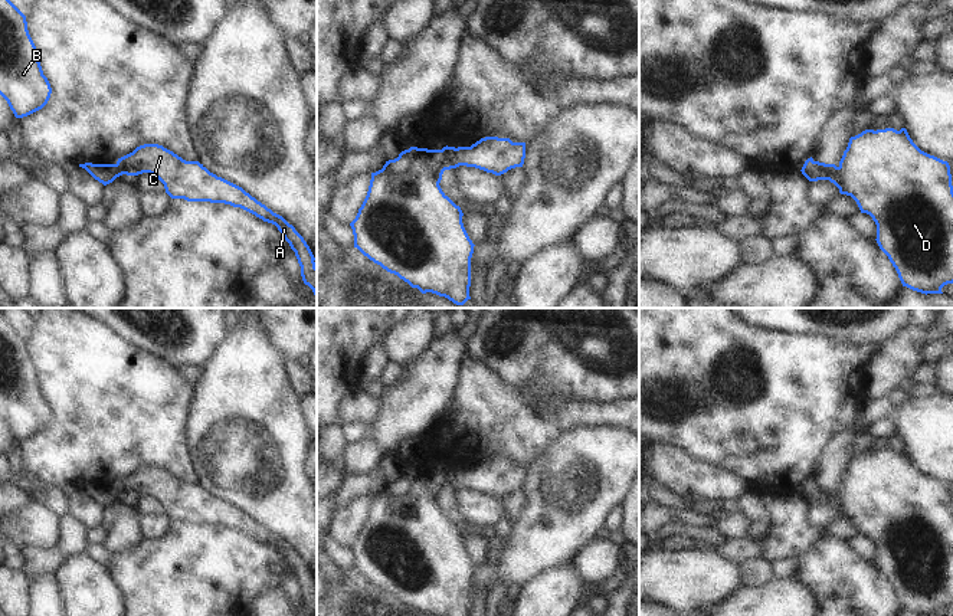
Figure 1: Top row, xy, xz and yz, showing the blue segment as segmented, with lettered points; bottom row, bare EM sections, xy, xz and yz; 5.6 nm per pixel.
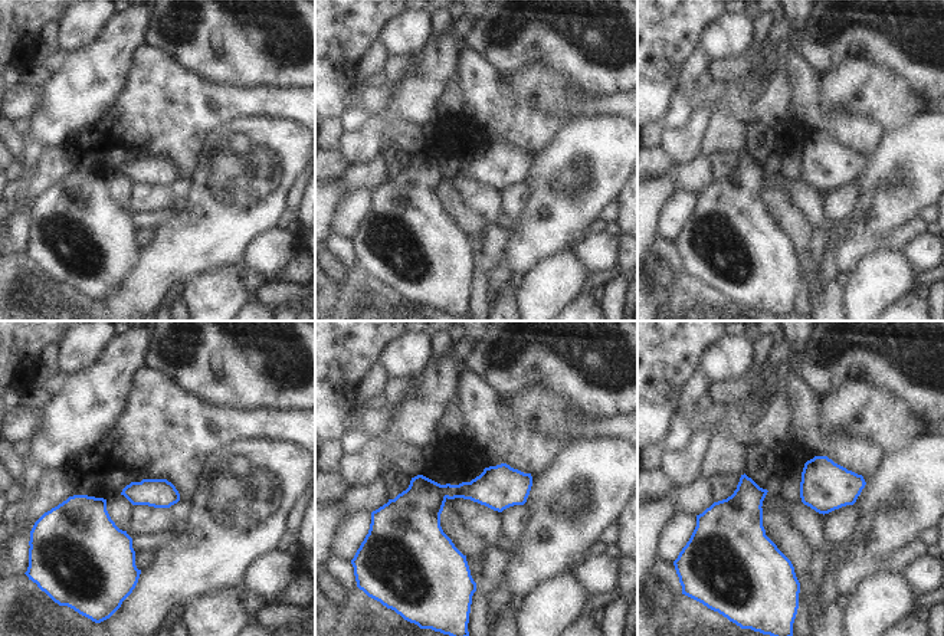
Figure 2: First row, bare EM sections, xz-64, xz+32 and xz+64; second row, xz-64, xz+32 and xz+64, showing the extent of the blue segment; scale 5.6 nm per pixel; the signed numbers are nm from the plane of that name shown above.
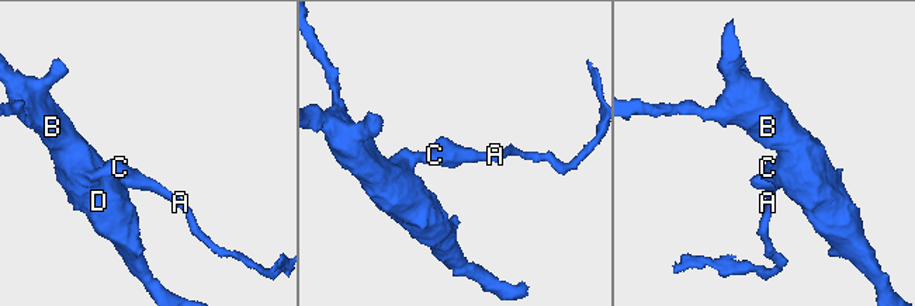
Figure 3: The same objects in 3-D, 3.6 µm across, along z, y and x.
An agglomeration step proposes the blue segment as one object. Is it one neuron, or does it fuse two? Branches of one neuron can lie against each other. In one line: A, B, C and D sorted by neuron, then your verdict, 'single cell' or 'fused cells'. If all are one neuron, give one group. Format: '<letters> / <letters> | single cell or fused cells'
A B C D | single cell

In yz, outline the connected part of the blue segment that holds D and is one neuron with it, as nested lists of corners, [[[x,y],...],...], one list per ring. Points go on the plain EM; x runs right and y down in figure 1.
[[[905,450],[865,452],[851,459],[839,488],[808,481],[802,497],[809,504],[829,502],[841,517],[851,518],[861,535],[867,535],[877,547],[877,566],[895,590],[903,609],[921,616],[943,616],[941,610],[953,606],[953,508],[950,488],[921,474]]]

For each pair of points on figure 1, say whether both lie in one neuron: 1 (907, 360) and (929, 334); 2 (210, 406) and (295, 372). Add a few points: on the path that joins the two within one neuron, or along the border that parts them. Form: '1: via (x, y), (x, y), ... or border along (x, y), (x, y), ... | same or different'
1: via (909, 353), (922, 340) | same
2: border along (285, 361), (284, 367), (288, 383), (301, 396) | different

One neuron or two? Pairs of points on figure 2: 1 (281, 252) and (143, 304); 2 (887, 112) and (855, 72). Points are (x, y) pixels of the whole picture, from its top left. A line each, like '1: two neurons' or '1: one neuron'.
1: two neurons
2: one neuron

